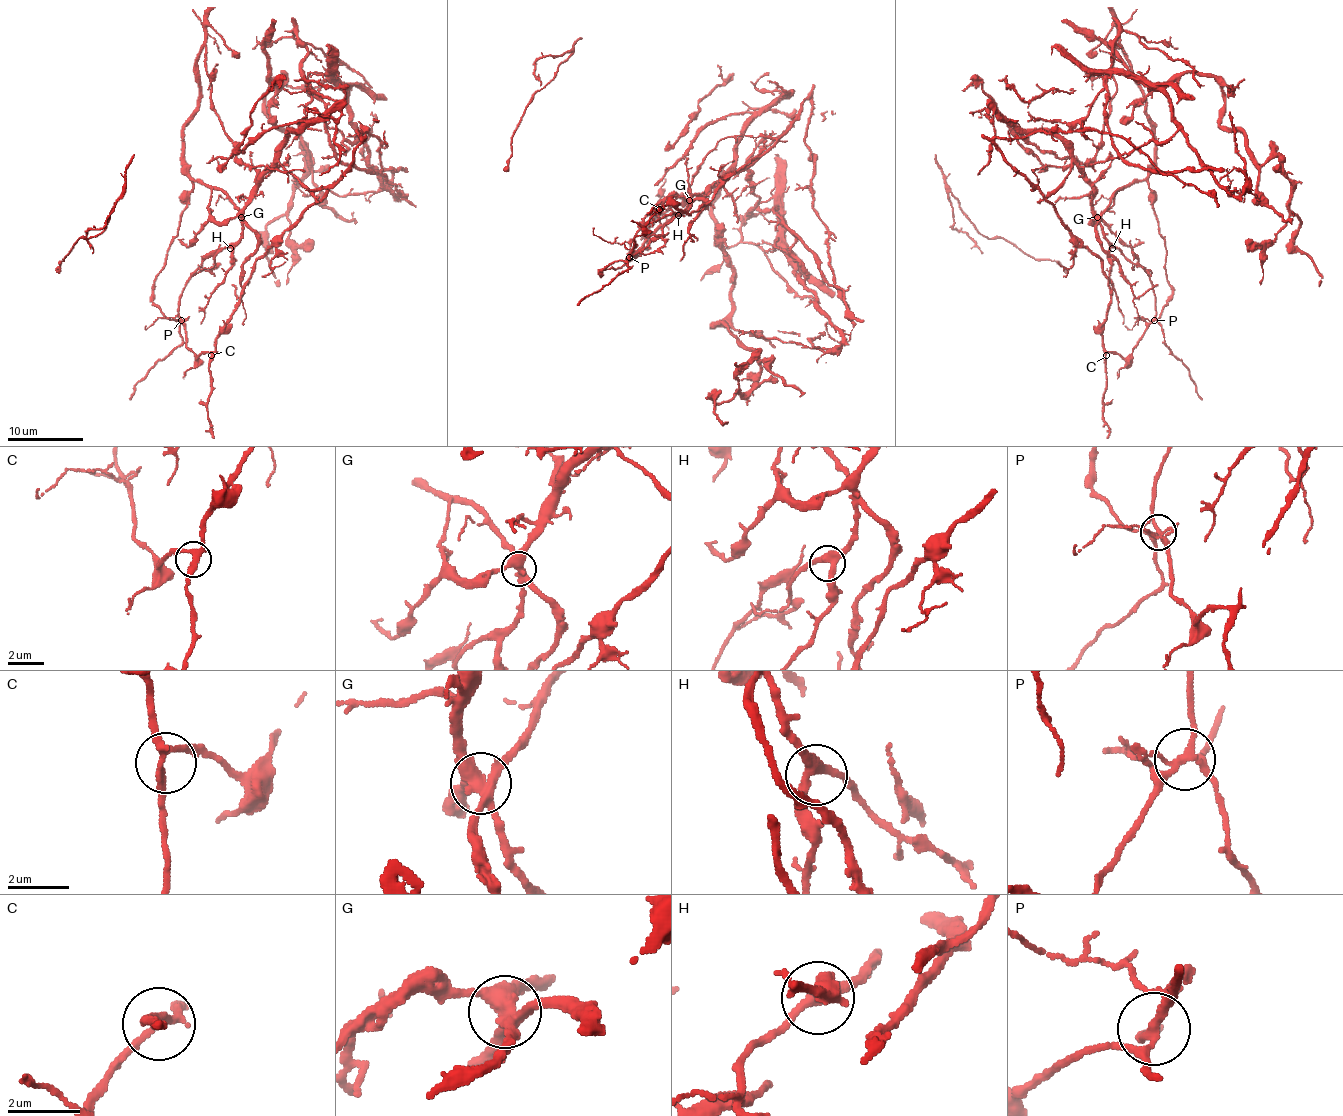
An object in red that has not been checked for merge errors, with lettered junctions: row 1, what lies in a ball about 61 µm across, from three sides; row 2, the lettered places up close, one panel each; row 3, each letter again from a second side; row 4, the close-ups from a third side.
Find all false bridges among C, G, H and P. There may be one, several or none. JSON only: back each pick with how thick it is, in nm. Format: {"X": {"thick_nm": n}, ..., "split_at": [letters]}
{"G": {"thick_nm": 420}, "P": {"thick_nm": 200}, "split_at": ["G", "P"]}

